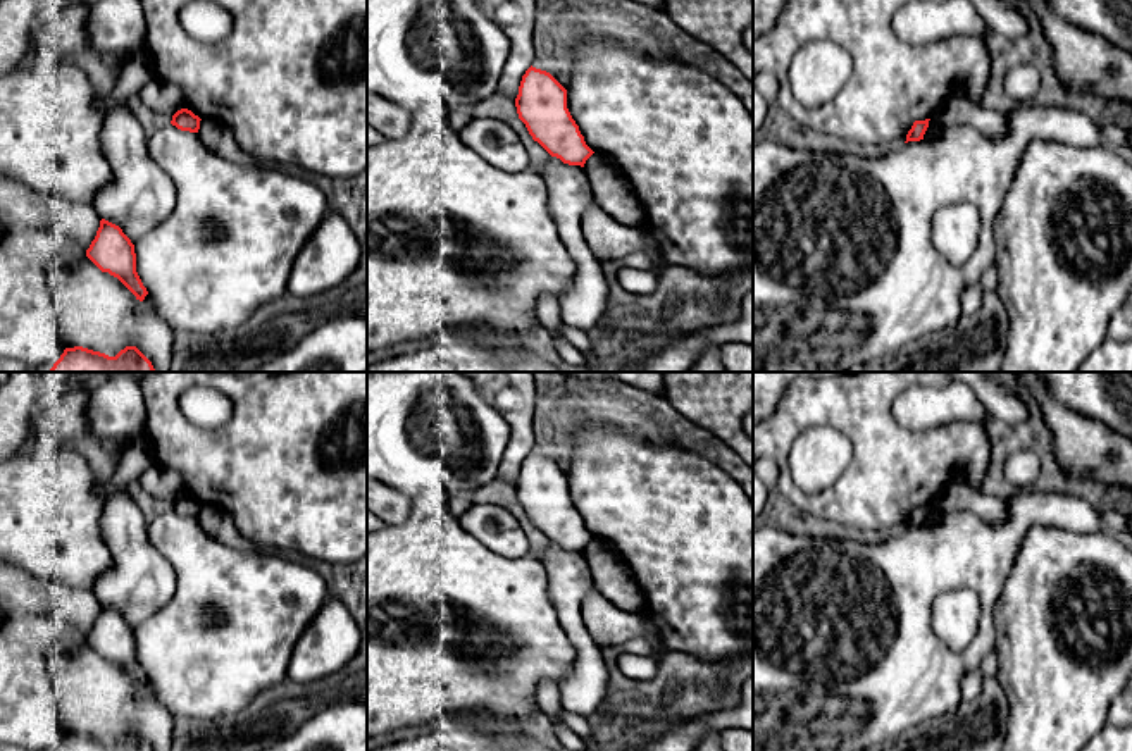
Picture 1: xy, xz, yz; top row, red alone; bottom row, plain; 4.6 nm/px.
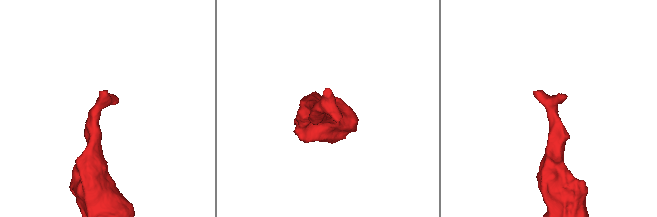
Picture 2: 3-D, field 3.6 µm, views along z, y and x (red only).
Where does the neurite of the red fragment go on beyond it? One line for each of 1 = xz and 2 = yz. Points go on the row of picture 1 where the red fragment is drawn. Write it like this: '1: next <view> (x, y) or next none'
1: next none
2: next none

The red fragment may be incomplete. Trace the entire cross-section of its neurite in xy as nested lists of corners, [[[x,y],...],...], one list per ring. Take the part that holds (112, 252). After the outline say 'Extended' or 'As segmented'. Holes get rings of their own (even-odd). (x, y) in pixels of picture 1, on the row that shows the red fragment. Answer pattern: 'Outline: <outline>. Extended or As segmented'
Outline: [[[102,219],[96,236],[86,250],[86,257],[102,272],[117,277],[136,300],[145,300],[148,291],[136,272],[134,245],[119,226]]]. As segmented

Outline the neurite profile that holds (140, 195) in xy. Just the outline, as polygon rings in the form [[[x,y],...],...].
[[[112,102],[107,105],[100,131],[100,146],[114,176],[112,181],[95,196],[93,208],[102,219],[119,226],[134,245],[143,234],[155,229],[171,215],[176,205],[174,184],[152,160],[148,153],[148,138],[124,102]]]

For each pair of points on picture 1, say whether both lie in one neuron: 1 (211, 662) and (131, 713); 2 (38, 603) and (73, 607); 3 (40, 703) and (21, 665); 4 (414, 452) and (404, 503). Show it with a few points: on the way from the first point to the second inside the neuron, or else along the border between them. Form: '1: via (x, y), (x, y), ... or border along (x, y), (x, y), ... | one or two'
1: border along (149, 679), (159, 701), (176, 720) | two
2: via (47, 603), (64, 603) | one
3: via (31, 695), (21, 684), (21, 674) | one
4: border along (385, 483), (409, 496) | two

